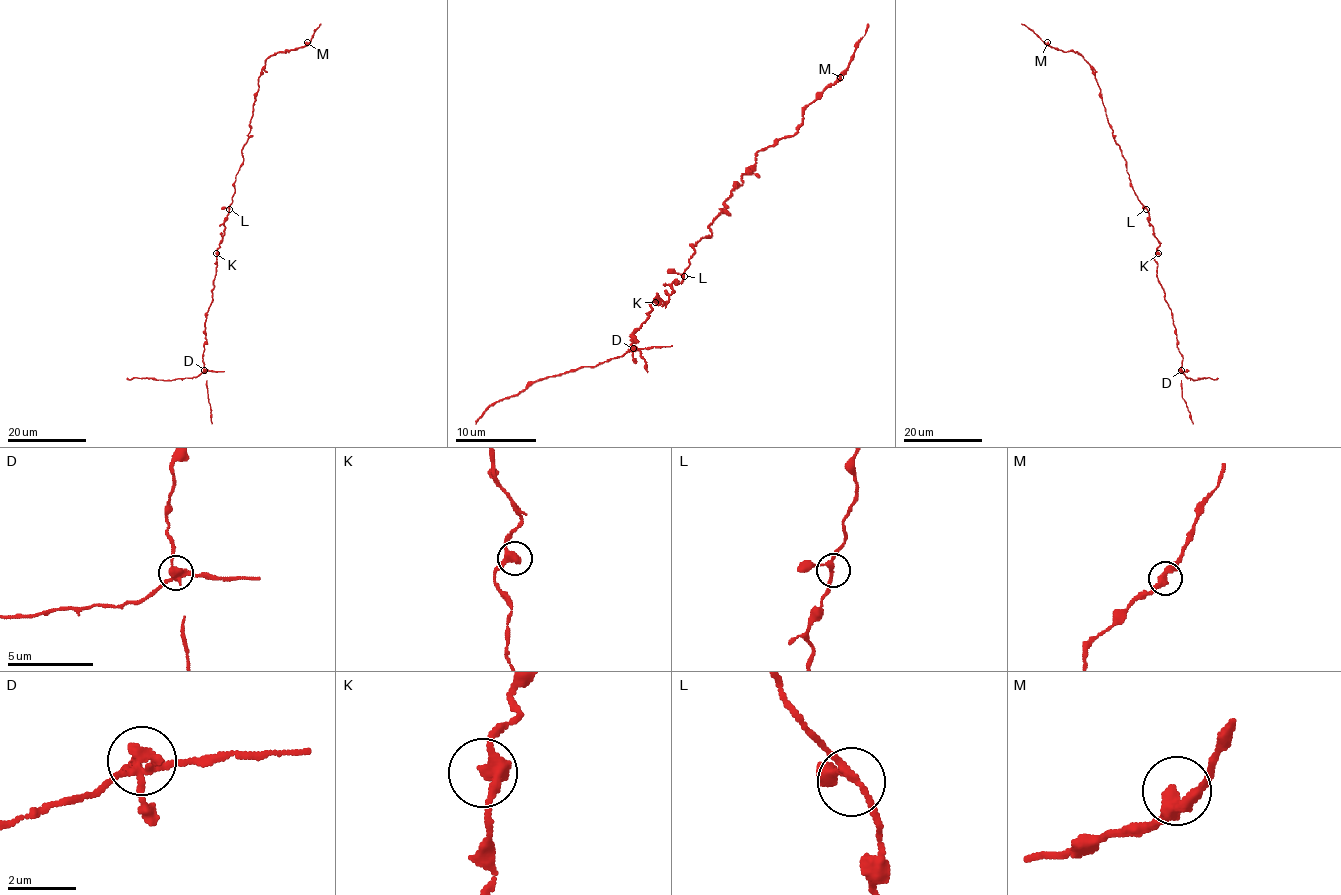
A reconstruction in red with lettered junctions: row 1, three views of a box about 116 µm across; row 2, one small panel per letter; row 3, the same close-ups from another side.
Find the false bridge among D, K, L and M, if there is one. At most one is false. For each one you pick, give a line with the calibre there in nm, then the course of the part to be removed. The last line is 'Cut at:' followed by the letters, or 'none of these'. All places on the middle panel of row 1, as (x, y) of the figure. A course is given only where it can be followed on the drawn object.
D: calibre 280 nm; course (633, 349), (617, 359), (529, 383), (517, 395), (495, 401), (475, 423)
Cut at: D

